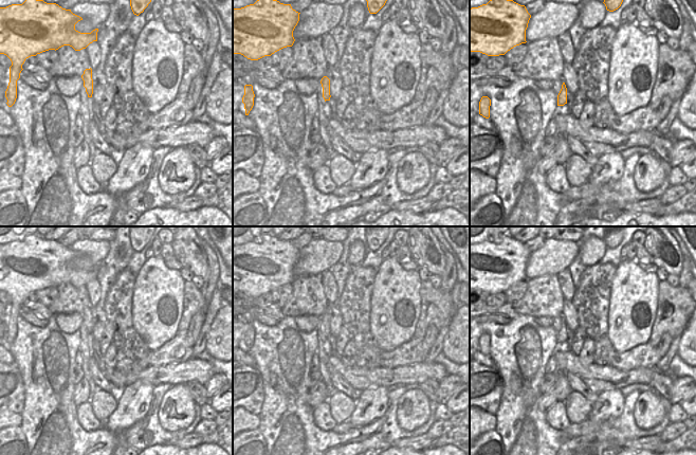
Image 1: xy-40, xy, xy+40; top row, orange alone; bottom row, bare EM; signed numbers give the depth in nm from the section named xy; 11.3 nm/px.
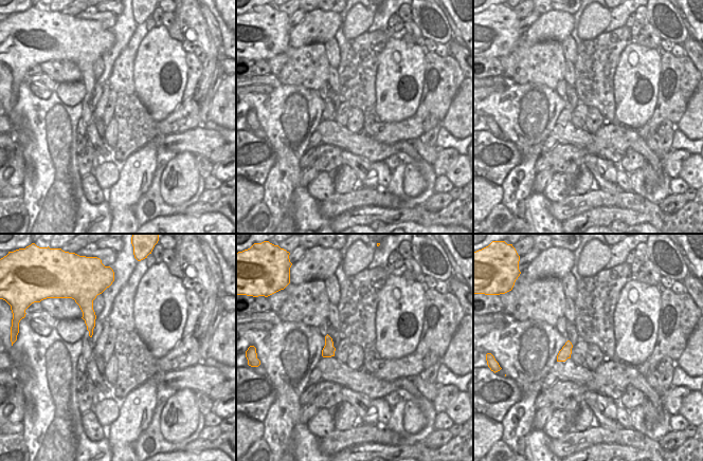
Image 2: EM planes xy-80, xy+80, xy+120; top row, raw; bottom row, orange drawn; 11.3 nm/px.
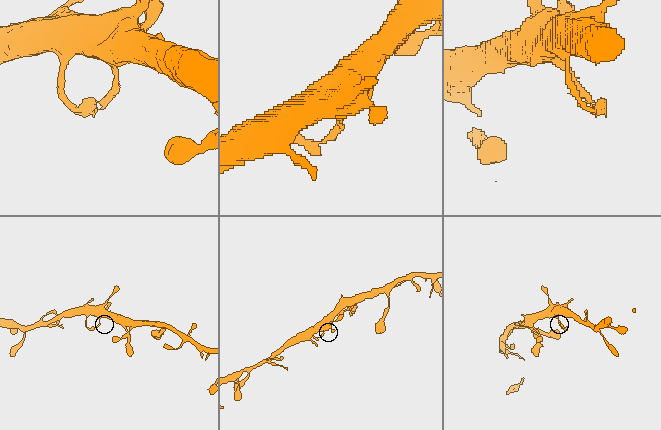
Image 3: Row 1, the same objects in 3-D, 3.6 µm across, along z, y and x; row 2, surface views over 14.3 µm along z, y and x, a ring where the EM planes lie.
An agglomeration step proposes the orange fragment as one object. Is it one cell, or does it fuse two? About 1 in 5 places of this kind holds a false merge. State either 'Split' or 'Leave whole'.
Leave whole

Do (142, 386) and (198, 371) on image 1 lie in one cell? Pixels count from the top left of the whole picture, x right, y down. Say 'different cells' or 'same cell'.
different cells

